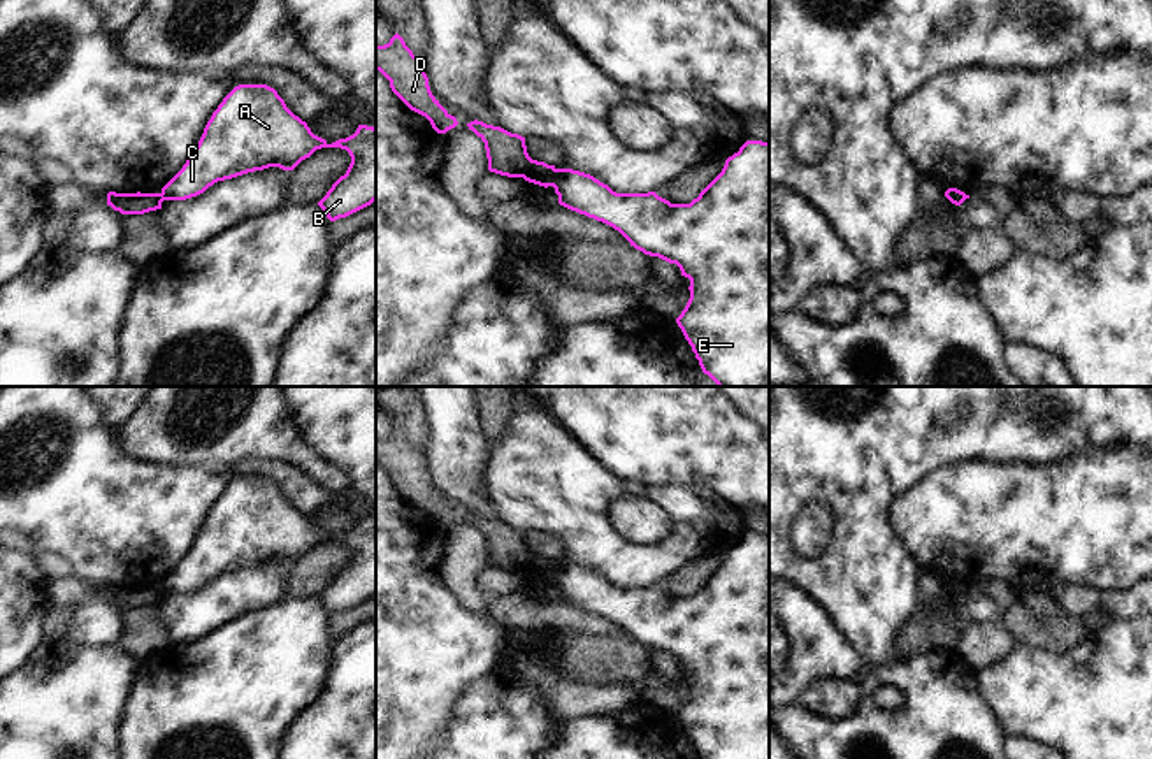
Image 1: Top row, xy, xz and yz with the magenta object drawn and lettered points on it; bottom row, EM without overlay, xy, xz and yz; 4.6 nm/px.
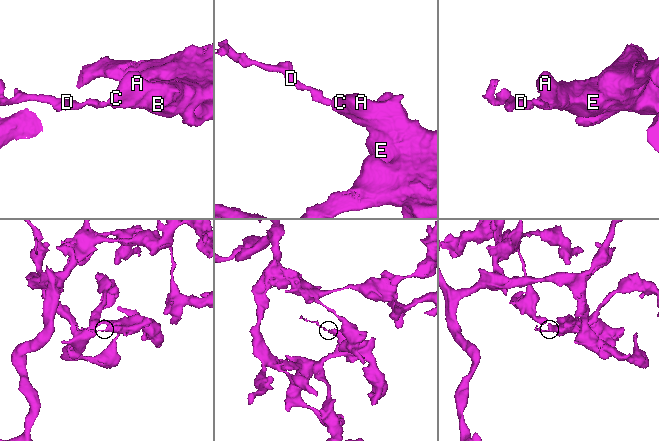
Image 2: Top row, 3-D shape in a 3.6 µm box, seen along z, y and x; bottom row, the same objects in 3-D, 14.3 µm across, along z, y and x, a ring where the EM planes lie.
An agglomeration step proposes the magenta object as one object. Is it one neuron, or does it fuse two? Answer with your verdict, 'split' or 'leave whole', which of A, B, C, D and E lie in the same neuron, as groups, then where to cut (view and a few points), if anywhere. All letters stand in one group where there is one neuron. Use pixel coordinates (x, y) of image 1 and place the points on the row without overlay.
split | A B C E / D | xz (557, 563), (552, 578)

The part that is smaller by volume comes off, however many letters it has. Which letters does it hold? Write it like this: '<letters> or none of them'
D

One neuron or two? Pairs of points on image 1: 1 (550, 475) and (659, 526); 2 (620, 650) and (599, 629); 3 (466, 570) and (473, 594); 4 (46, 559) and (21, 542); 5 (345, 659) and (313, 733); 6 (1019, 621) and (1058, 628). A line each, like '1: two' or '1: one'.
1: two
2: two
3: one
4: one
5: one
6: one

